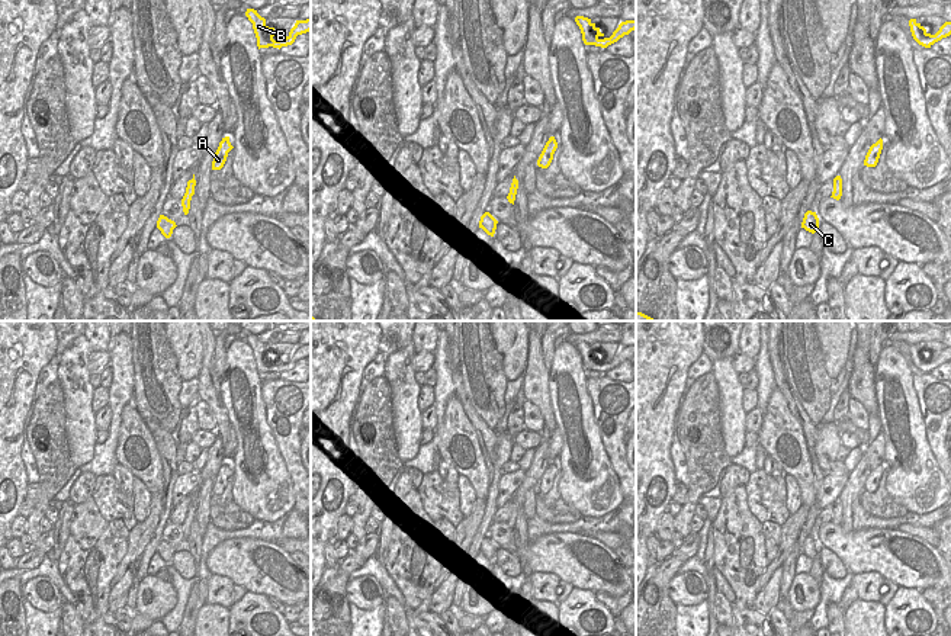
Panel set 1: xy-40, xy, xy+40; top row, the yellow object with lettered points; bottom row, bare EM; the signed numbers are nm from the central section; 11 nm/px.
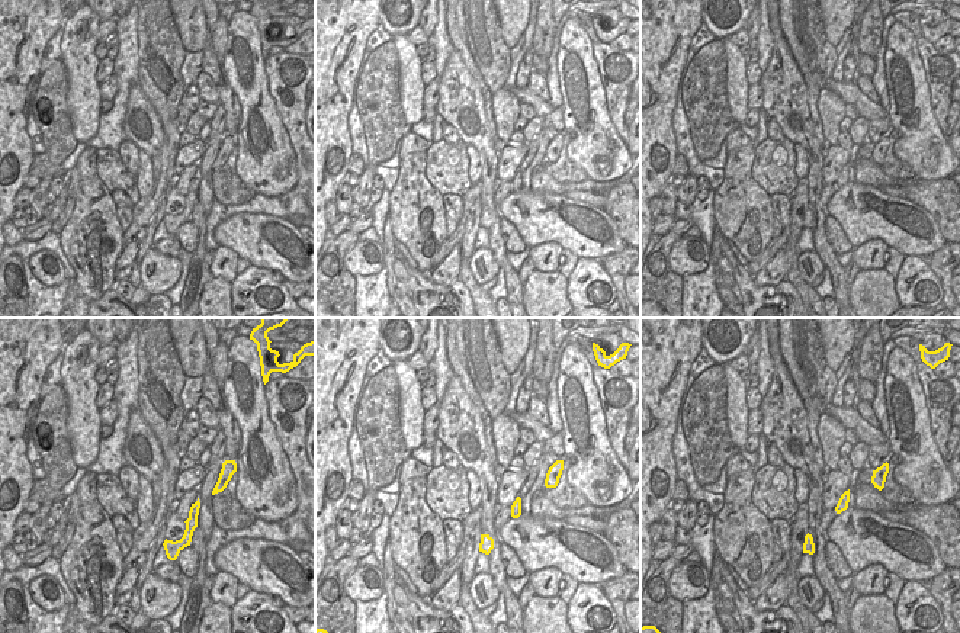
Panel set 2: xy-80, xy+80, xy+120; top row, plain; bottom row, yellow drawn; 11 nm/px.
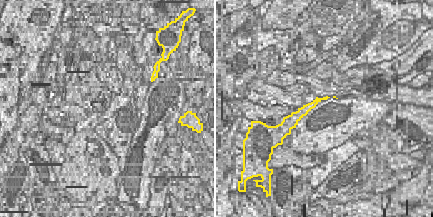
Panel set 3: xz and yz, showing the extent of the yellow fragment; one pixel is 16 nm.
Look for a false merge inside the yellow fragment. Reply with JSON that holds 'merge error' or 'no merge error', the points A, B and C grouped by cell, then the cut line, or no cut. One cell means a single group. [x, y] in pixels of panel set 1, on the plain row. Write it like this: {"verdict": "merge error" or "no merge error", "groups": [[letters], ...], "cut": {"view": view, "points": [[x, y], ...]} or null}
{"verdict": "no merge error", "groups": [["A", "B", "C"]], "cut": null}

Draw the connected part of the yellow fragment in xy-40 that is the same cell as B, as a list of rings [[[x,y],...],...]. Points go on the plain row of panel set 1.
[[[247,334],[245,341],[253,348],[258,375],[269,373],[269,372],[280,375],[282,372],[292,370],[298,360],[302,360],[311,356],[311,344],[296,346],[295,351],[290,354],[286,363],[274,366],[273,363],[277,362],[277,359],[274,357],[274,353],[269,353],[266,350],[266,344],[261,343],[257,338],[257,335]]]

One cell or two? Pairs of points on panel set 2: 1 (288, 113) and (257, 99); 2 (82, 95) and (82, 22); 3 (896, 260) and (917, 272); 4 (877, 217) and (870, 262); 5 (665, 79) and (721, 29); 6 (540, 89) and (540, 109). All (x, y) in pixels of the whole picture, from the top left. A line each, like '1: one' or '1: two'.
1: two
2: one
3: two
4: two
5: two
6: two

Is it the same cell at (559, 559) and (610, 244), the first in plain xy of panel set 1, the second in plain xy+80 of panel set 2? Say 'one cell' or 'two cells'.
one cell

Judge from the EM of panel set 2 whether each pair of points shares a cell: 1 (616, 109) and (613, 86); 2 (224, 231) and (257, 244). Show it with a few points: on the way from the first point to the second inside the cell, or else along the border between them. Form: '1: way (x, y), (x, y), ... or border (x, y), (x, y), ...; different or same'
1: way (616, 103), (616, 92); same
2: way (233, 233), (249, 235); same

